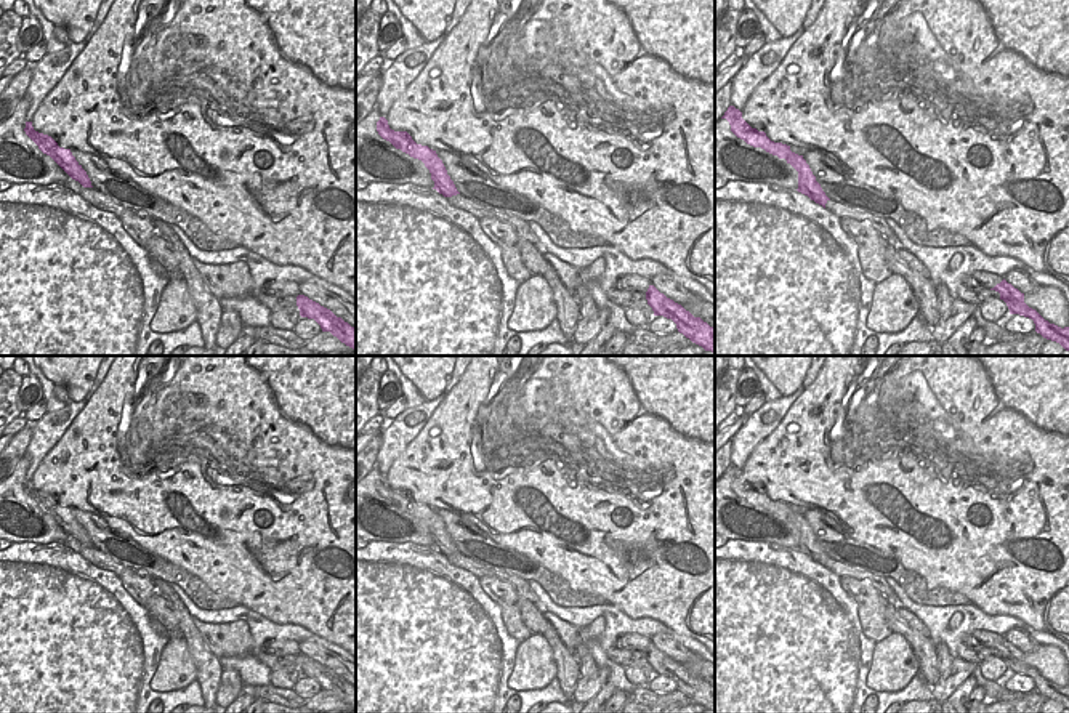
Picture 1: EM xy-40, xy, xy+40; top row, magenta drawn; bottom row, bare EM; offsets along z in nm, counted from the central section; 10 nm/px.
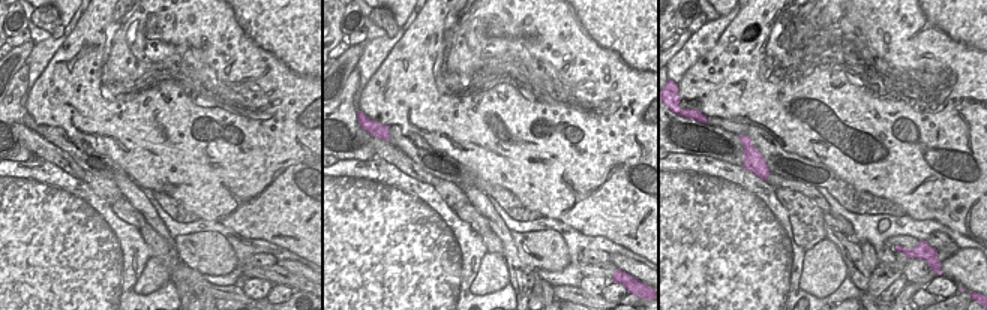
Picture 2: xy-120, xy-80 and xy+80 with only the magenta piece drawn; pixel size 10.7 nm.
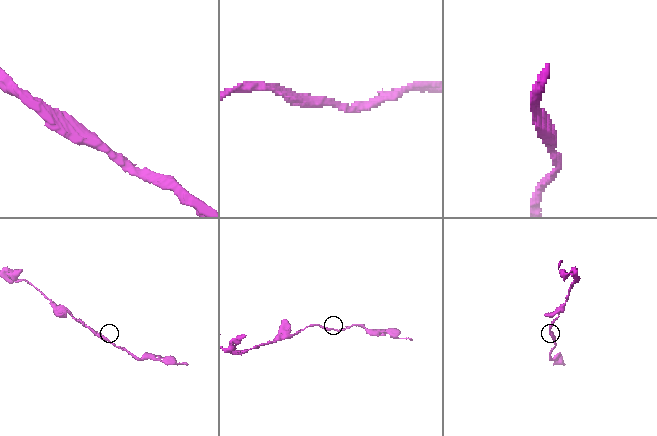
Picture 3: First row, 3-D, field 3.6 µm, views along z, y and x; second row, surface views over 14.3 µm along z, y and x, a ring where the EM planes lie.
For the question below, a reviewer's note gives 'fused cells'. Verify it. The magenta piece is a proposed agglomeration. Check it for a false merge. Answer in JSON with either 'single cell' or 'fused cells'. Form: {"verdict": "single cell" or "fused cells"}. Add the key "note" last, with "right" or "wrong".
{"verdict": "single cell", "note": "wrong"}

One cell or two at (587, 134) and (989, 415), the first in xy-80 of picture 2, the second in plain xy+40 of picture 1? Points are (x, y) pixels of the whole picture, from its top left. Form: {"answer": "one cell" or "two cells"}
{"answer": "one cell"}

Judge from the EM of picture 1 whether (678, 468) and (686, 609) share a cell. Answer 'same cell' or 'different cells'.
same cell

